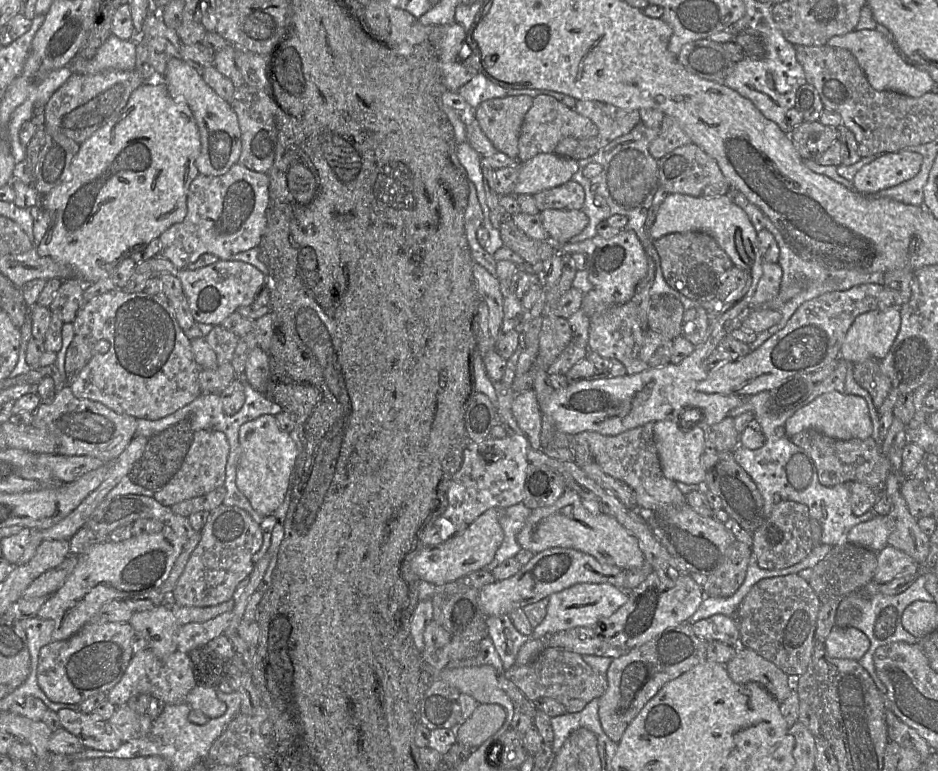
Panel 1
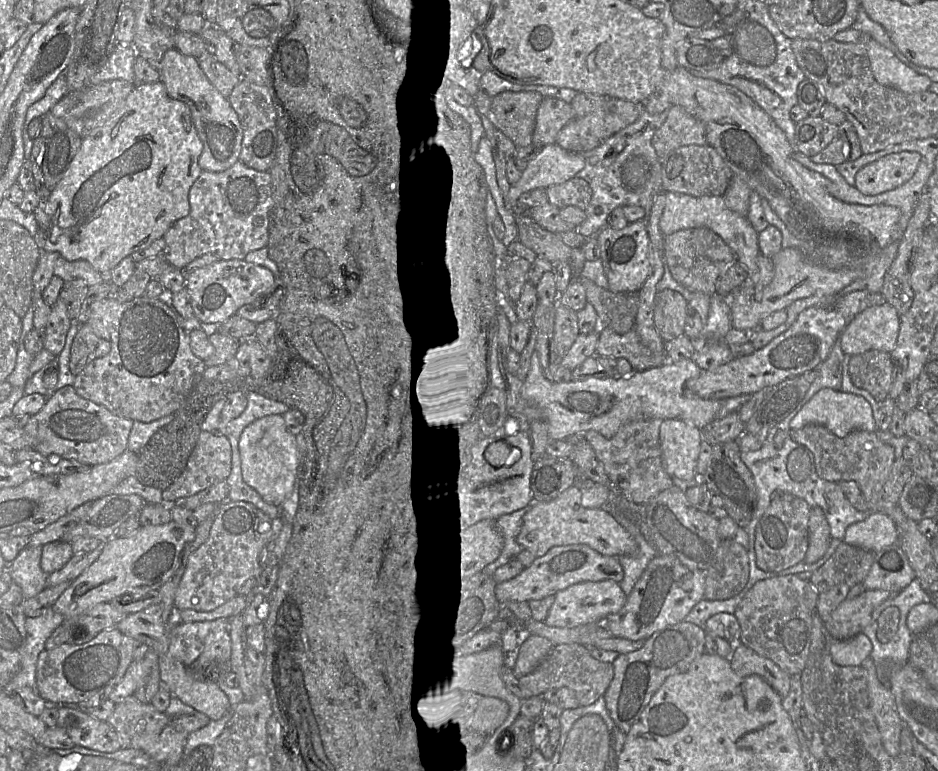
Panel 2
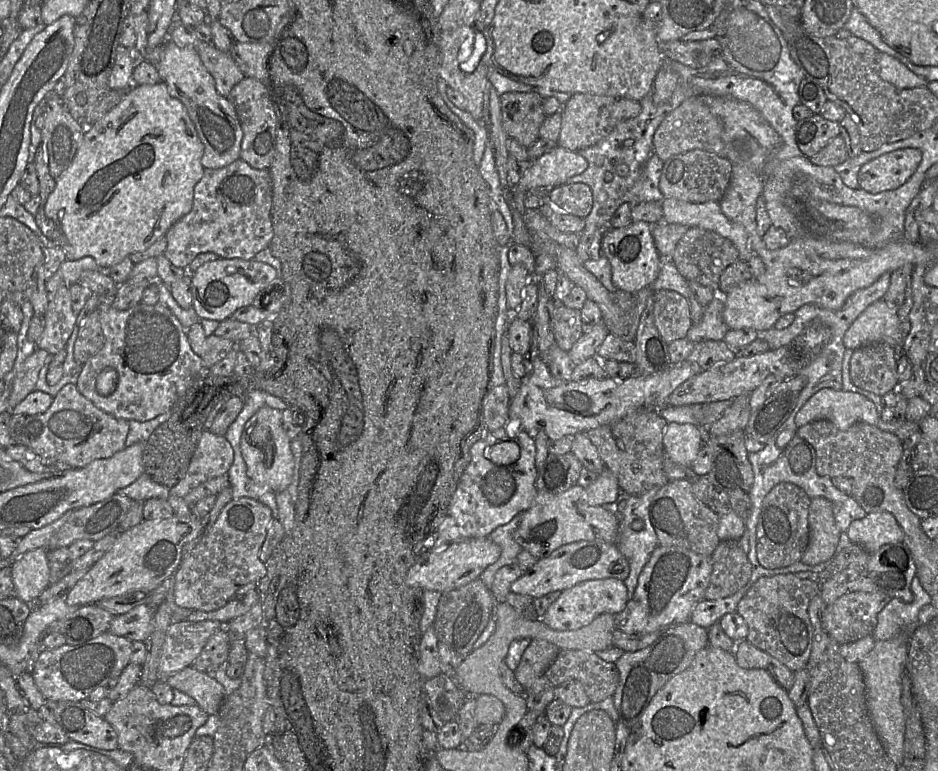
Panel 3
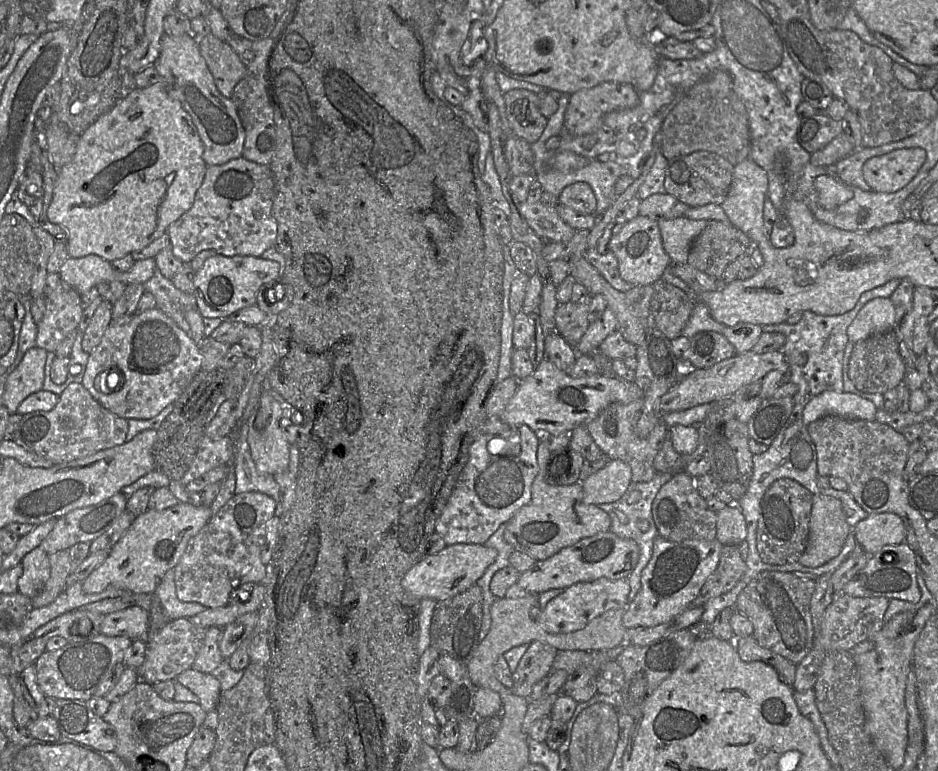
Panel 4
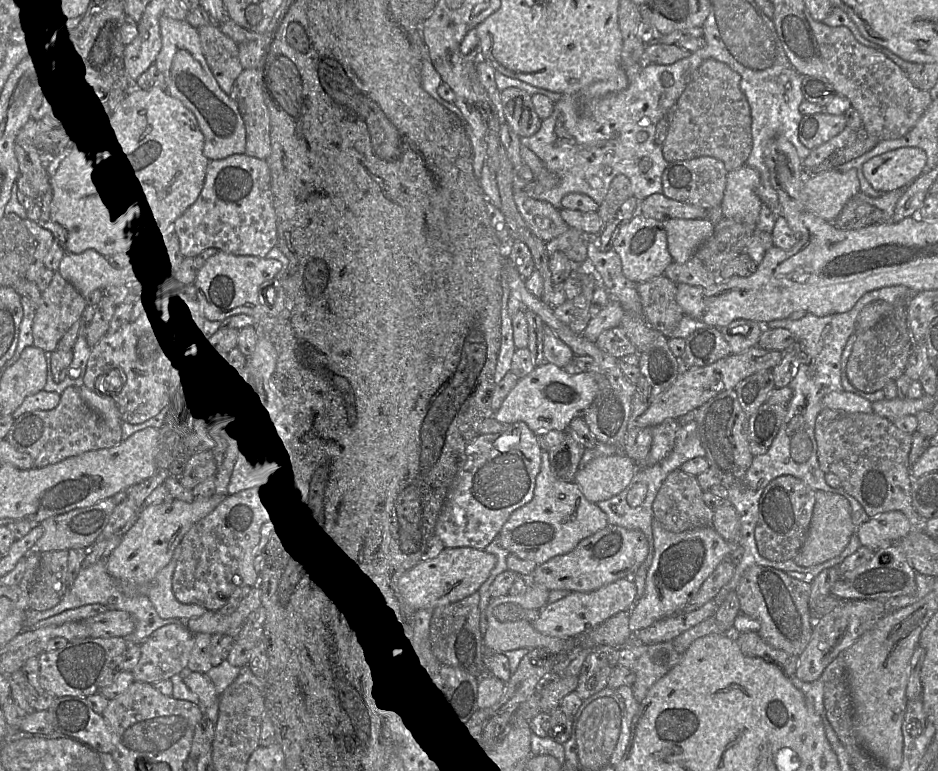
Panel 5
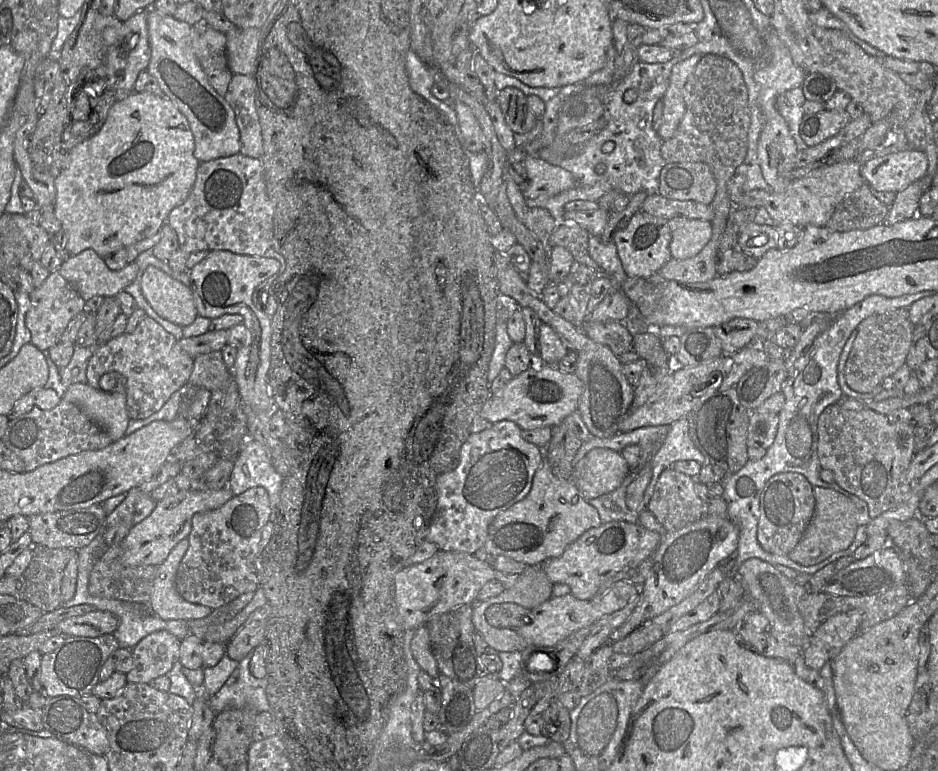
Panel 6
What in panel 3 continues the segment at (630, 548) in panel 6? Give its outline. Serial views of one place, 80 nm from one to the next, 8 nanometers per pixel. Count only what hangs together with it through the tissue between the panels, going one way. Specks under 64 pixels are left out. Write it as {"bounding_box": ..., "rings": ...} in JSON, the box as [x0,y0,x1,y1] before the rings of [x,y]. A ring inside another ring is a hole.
{"bounding_box":[510,540,629,598],"rings":[[[583,540],[562,545],[547,557],[538,559],[532,568],[511,584],[510,591],[539,598],[554,591],[564,591],[588,580],[614,578],[624,581],[629,571],[629,562],[615,543]]]}

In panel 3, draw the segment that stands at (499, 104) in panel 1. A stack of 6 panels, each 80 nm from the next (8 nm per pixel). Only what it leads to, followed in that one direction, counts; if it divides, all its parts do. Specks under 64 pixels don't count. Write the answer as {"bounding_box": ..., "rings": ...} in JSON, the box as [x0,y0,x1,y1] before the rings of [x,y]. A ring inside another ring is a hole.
{"bounding_box":[500,92,545,148],"rings":[[[506,92],[500,95],[502,127],[509,139],[528,148],[539,139],[539,130],[545,119],[543,98],[535,92]]]}

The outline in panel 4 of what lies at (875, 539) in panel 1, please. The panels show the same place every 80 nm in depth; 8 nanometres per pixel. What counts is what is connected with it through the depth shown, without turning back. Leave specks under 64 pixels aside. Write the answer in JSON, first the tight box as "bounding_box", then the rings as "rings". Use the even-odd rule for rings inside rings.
{"bounding_box":[852,513,906,555],"rings":[[[894,513],[869,514],[852,529],[857,544],[868,555],[873,555],[885,545],[903,543],[906,529],[902,519]]]}

